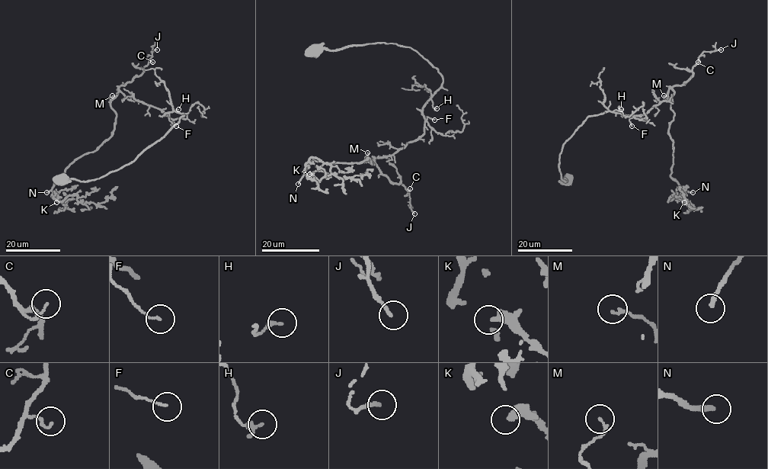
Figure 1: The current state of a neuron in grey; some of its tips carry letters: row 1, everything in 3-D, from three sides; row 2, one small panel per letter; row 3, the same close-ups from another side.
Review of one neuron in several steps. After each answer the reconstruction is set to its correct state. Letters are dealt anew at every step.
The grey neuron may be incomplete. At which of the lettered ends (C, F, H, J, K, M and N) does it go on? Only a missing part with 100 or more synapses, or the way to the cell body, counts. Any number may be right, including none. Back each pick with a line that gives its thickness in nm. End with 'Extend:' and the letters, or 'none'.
N: 240 nm thick
Extend: N

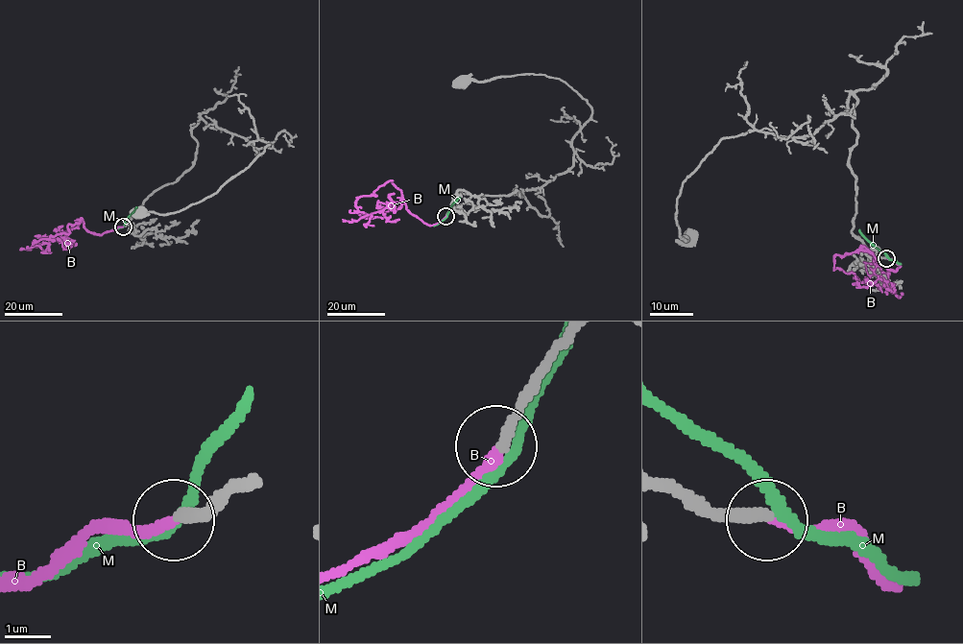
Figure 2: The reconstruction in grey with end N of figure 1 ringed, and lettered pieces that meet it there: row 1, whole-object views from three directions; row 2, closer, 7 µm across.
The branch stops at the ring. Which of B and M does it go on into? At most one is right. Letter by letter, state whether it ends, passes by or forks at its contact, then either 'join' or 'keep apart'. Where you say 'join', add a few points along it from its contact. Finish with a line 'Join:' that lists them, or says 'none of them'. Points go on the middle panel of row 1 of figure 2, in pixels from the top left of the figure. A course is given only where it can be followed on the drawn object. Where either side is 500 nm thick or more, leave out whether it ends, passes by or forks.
B: it ends | join | via (445, 216), (432, 226), (421, 221), (407, 210), (391, 180), (360, 197), (357, 210), (350, 210)
M: it passes by | keep apart
Join: B

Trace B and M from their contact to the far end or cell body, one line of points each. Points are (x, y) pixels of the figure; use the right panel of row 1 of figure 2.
B: (886, 258), (900, 265), (893, 271), (884, 268), (866, 250), (834, 258), (834, 269), (878, 287)
M: (886, 256), (858, 229)

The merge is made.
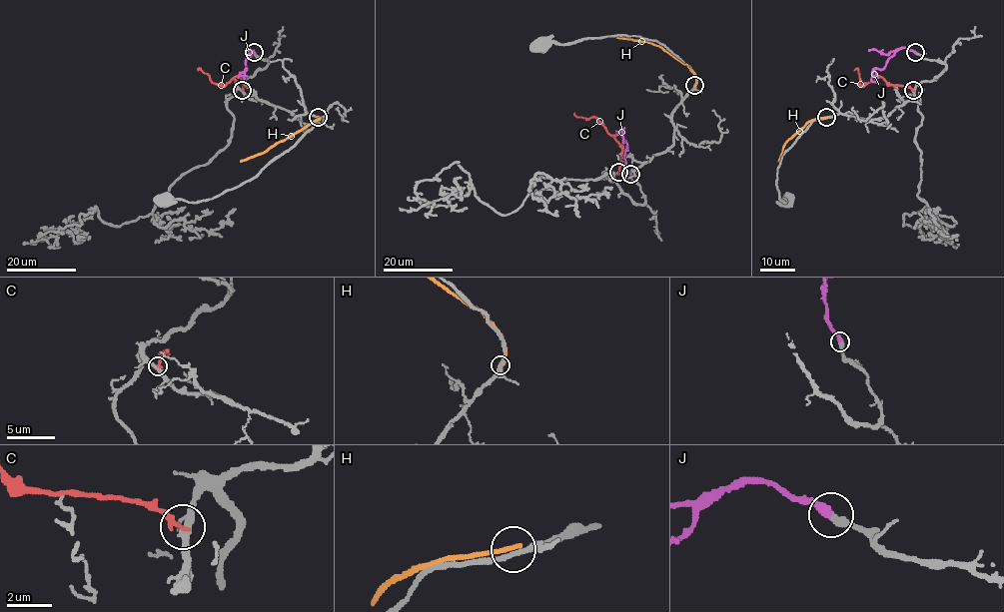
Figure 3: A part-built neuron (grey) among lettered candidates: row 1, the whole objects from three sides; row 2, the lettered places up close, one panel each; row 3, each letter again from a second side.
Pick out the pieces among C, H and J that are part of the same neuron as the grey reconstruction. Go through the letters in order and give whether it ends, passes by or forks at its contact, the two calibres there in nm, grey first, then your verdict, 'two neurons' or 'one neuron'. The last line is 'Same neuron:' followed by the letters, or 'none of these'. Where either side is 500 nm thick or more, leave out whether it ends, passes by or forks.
C: it ends | 280/240 nm | two neurons
H: it ends | 260/240 nm | two neurons
J: it ends | 360/400 nm | one neuron
Same neuron: J

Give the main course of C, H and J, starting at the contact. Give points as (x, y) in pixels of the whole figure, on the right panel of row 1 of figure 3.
C: (914, 90), (888, 84), (877, 77), (861, 86), (858, 70), (854, 70)
H: (826, 117), (812, 119), (799, 130), (783, 146), (778, 162)
J: (915, 52), (898, 49), (882, 69), (873, 70), (871, 79), (875, 81)

